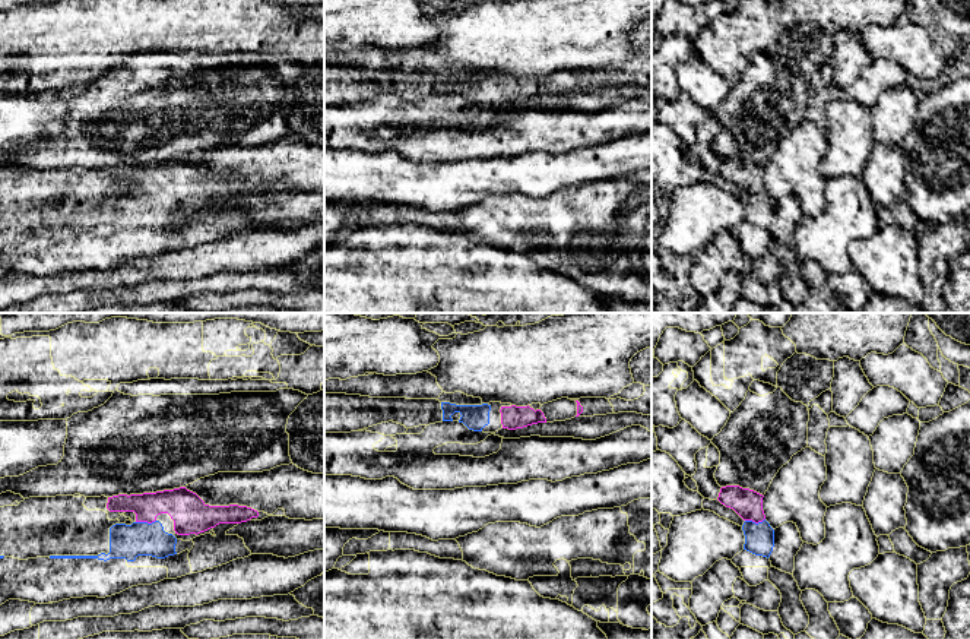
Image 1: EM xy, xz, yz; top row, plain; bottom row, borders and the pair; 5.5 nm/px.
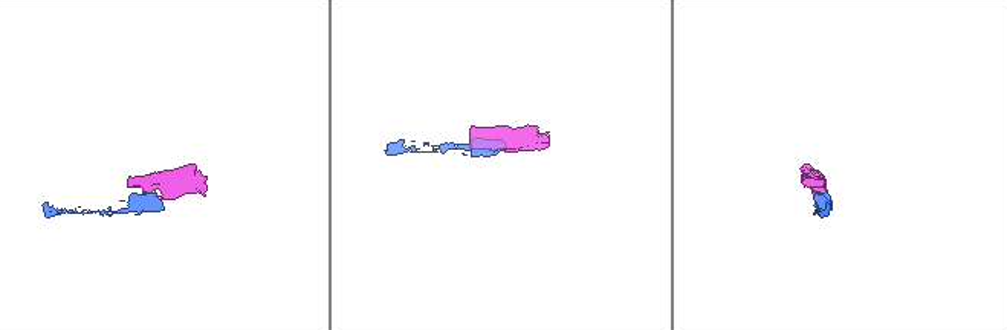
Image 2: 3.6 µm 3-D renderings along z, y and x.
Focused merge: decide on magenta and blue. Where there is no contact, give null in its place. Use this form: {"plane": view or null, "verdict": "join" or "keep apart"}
{"plane": "xy", "verdict": "join"}

